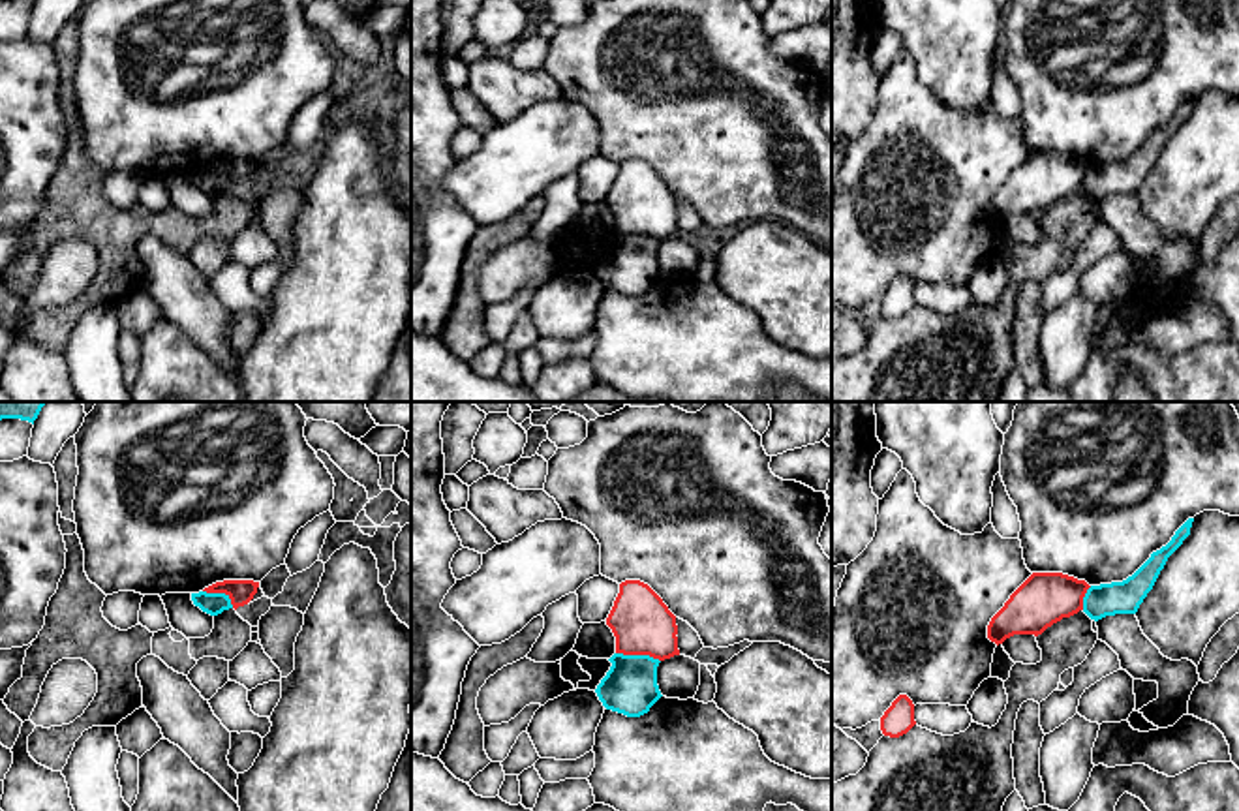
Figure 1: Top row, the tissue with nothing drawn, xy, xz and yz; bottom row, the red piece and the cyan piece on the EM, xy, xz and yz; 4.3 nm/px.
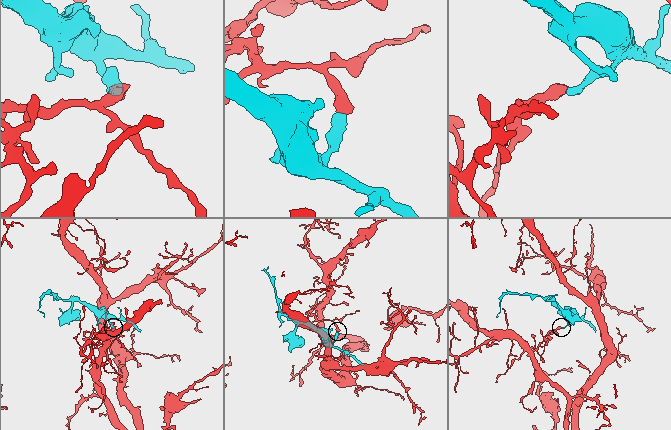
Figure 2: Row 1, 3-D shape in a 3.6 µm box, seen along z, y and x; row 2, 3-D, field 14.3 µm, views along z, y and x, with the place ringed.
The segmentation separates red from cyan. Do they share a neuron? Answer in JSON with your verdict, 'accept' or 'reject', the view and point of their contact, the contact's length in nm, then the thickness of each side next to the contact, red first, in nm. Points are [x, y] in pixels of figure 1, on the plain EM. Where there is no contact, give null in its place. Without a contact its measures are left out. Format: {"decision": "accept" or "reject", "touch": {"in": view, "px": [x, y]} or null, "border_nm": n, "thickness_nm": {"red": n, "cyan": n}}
{"decision": "reject", "touch": {"in": "xz", "px": [639, 233]}, "border_nm": 200, "thickness_nm": {"red": 260, "cyan": 240}}

